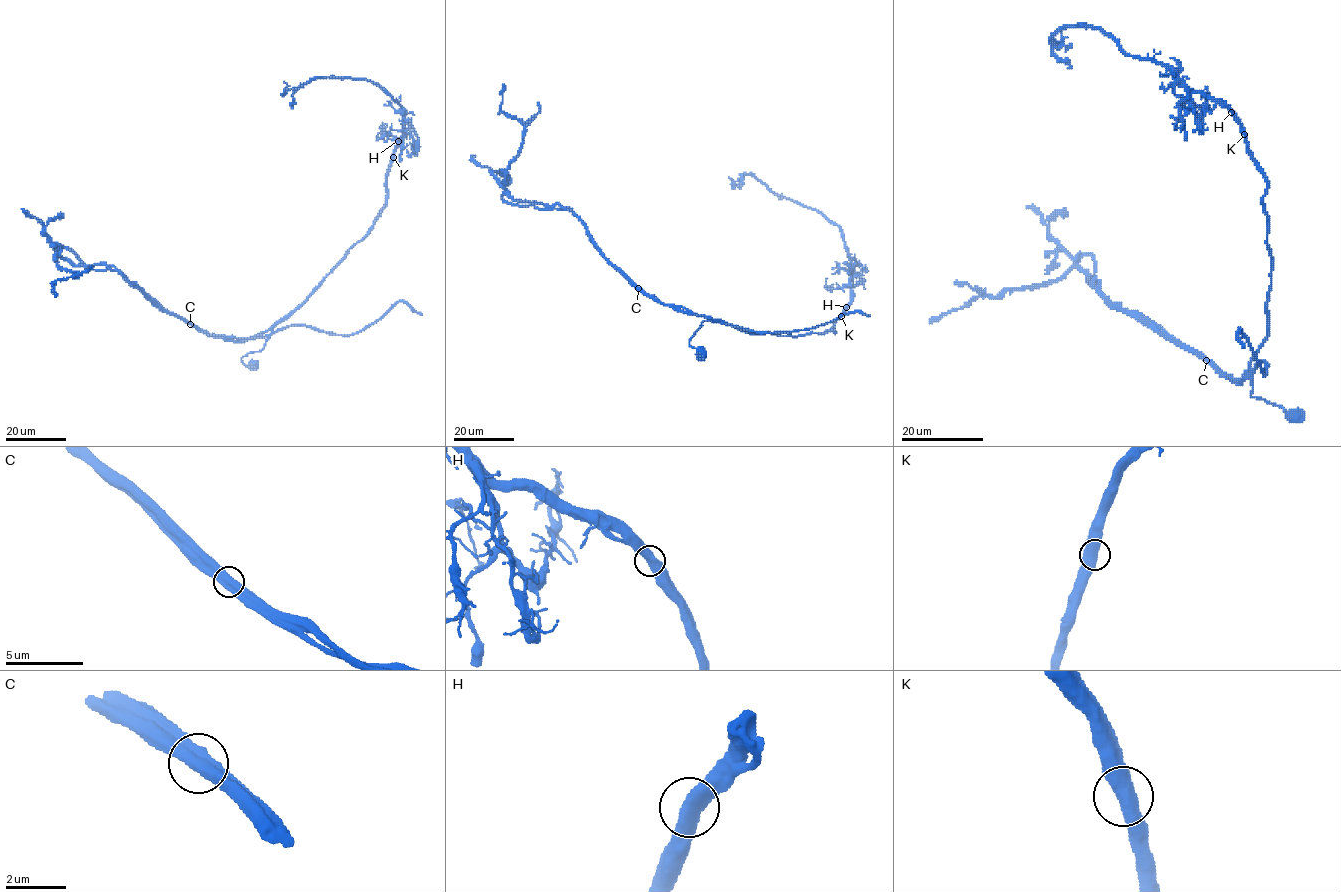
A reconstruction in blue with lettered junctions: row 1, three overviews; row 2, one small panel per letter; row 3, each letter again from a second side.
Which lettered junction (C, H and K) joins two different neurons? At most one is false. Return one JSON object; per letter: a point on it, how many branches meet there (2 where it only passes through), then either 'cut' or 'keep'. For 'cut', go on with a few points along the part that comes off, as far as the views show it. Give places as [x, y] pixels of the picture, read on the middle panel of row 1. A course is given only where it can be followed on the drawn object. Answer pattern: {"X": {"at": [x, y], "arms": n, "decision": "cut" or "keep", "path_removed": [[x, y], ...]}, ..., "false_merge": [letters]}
{"C": {"at": [638, 288], "arms": 2, "decision": "cut", "path_removed": [[639, 288], [687, 313], [760, 332], [809, 329], [839, 319], [847, 313], [869, 315]]}, "H": {"at": [846, 307], "arms": 2, "decision": "keep"}, "K": {"at": [841, 316], "arms": 2, "decision": "keep"}, "false_merge": ["C"]}

